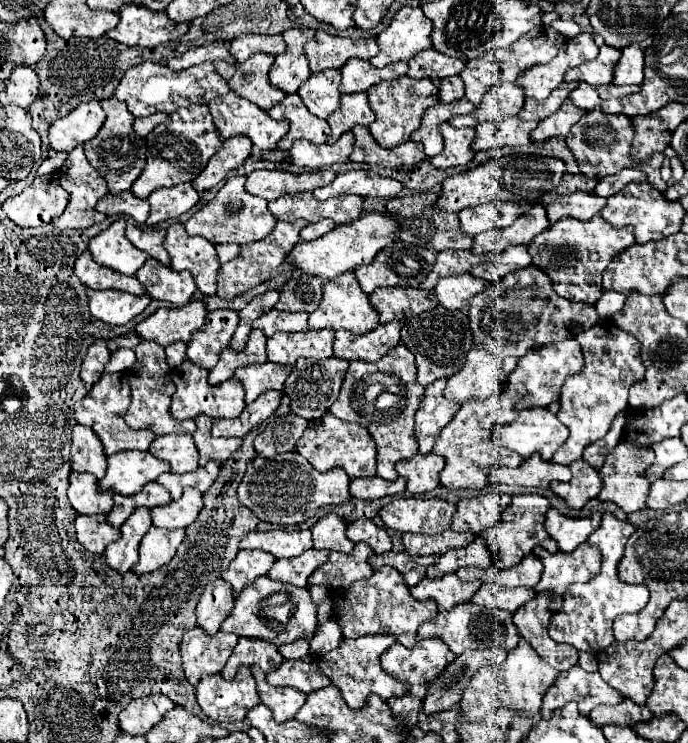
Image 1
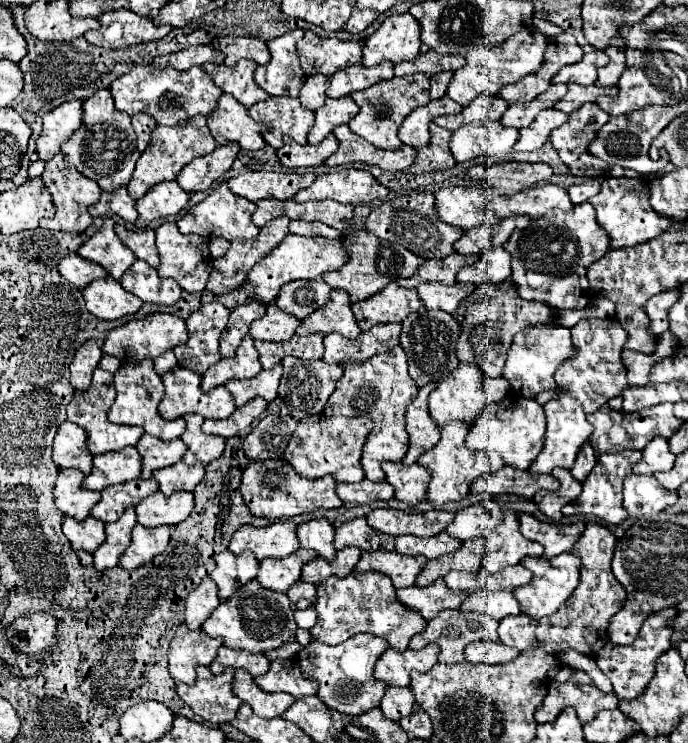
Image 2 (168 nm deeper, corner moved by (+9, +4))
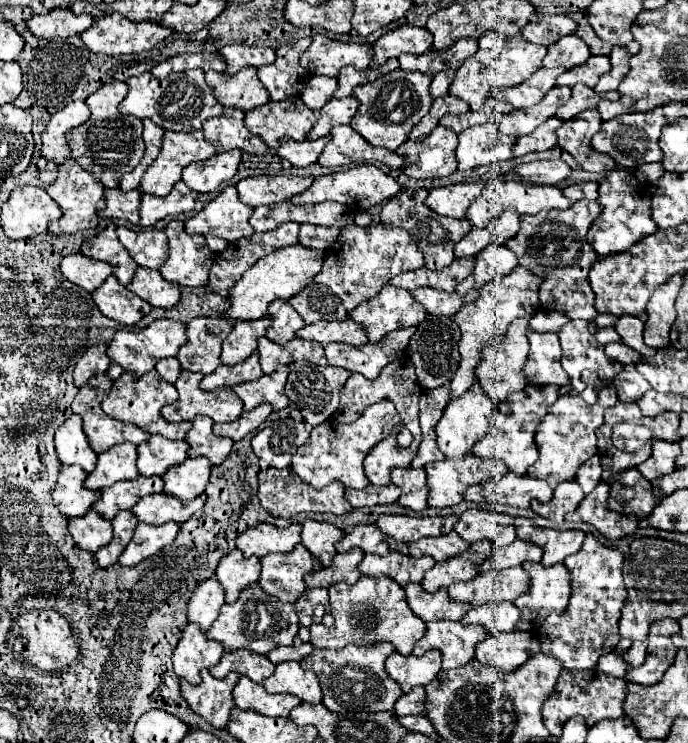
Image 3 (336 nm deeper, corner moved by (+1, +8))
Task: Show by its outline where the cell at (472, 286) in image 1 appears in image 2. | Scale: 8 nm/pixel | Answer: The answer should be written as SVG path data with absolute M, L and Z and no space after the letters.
M422 282L416 286L418 298L424 302L428 310L442 310L452 314L456 310L456 304L462 300L462 296L468 296L476 286L472 284L454 284L454 286L442 286L442 284L428 284Z

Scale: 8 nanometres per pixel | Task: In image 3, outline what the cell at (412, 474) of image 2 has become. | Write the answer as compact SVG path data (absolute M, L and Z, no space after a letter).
M392 468L392 482L402 488L402 496L398 502L416 512L428 506L428 488L426 488L426 472L422 468Z

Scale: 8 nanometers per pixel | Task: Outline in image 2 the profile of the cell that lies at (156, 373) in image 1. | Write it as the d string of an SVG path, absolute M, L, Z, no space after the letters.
M138 360L128 362L118 368L114 374L114 386L116 386L116 400L108 410L108 420L114 424L130 424L130 426L142 426L148 434L160 438L160 440L176 440L182 436L186 422L182 418L166 422L158 414L158 404L164 398L164 384L162 378L154 372L152 360Z

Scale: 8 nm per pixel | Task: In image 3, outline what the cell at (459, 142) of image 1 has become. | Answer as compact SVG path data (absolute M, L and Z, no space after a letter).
M436 126L428 138L414 142L406 140L396 152L400 152L406 162L402 172L412 178L442 178L456 170L456 144L458 138L450 128Z

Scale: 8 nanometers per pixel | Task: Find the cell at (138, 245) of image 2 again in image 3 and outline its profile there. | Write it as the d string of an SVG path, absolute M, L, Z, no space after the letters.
M120 226L116 228L116 232L130 256L138 262L138 266L160 268L160 264L164 264L164 260L168 258L168 238L162 230L134 232Z

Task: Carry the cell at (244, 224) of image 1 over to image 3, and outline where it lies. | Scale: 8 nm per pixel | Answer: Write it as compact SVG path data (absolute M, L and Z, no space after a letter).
M228 186L214 200L210 200L204 210L194 218L186 220L188 234L212 234L228 242L236 242L244 236L252 236L256 230L248 224L254 208L240 202L234 186Z

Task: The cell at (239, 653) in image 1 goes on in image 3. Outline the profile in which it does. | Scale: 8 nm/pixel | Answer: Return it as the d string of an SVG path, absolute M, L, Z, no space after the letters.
M236 650L236 652L226 652L222 660L210 668L214 678L224 678L232 670L248 676L254 682L262 682L268 676L272 676L274 664L268 660L268 656L256 656L256 652L248 650Z

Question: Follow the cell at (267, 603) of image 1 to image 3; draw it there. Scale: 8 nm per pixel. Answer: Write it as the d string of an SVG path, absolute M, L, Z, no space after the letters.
M252 584L244 588L244 592L240 592L236 602L224 604L220 608L220 616L214 620L206 636L222 642L226 652L246 648L256 654L268 654L278 646L290 646L294 636L298 634L298 628L300 622L294 604L282 604L280 600L268 596L258 584Z

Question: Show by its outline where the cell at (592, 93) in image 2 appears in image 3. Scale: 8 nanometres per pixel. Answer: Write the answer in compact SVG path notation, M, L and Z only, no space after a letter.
M576 84L576 86L572 88L572 98L570 98L570 100L568 100L568 102L556 112L556 116L568 120L568 118L572 118L572 116L576 116L576 114L580 114L580 112L584 112L584 110L588 110L588 108L598 106L598 102L600 102L602 98L616 100L618 96L620 96L618 90L598 94L596 90L592 90L592 88L584 86L584 84Z

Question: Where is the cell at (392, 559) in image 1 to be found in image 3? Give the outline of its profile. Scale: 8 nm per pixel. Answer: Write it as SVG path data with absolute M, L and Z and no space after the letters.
M390 552L388 556L372 556L366 554L364 560L360 562L358 570L364 576L390 576L394 578L400 586L406 586L410 582L422 582L424 572L432 568L436 562L430 556L408 556L400 552Z

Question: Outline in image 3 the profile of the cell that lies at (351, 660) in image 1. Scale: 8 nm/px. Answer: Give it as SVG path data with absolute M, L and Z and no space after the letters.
M380 642L380 644L366 644L356 646L350 644L342 650L332 648L314 648L312 656L306 656L300 664L302 668L312 670L322 686L322 704L336 712L380 712L380 710L392 710L394 702L402 694L400 686L386 674L384 660L394 652L392 644Z

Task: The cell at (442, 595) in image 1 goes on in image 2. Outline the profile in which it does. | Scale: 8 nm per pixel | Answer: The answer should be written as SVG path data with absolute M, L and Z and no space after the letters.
M436 580L436 584L430 584L426 588L400 588L396 590L396 596L404 606L416 610L424 620L432 620L440 610L458 610L468 594L452 592L444 580Z

